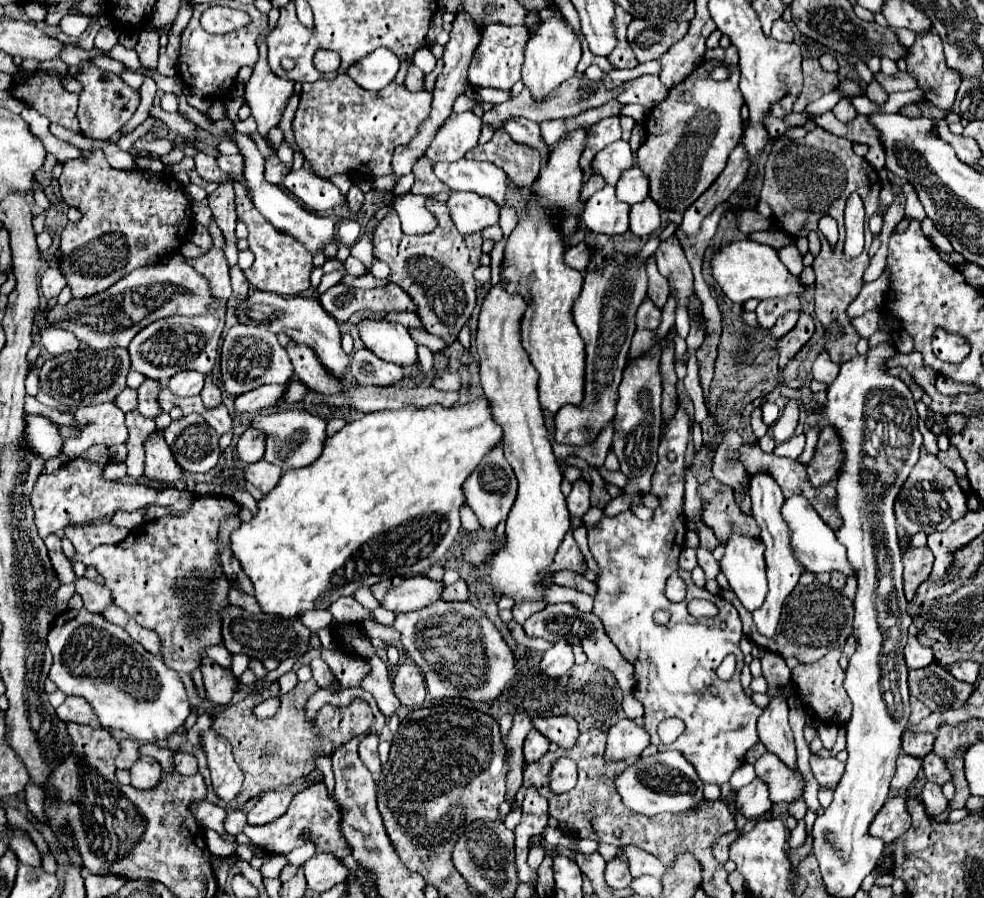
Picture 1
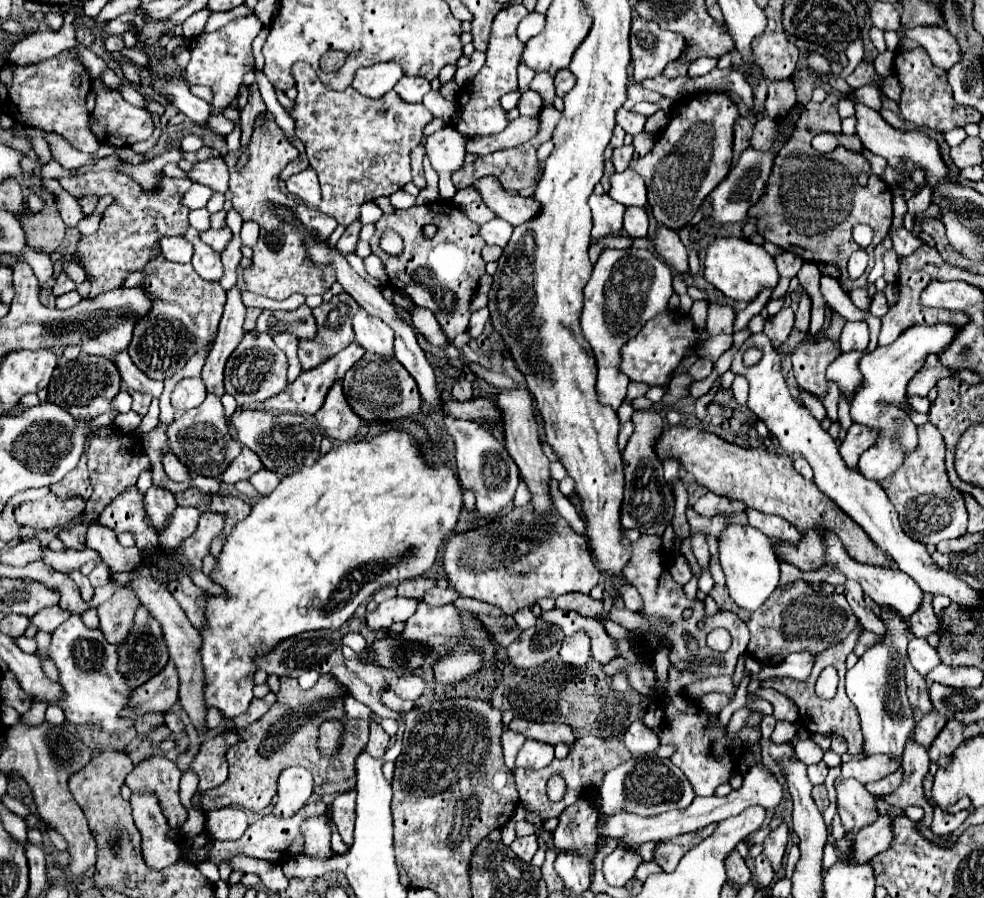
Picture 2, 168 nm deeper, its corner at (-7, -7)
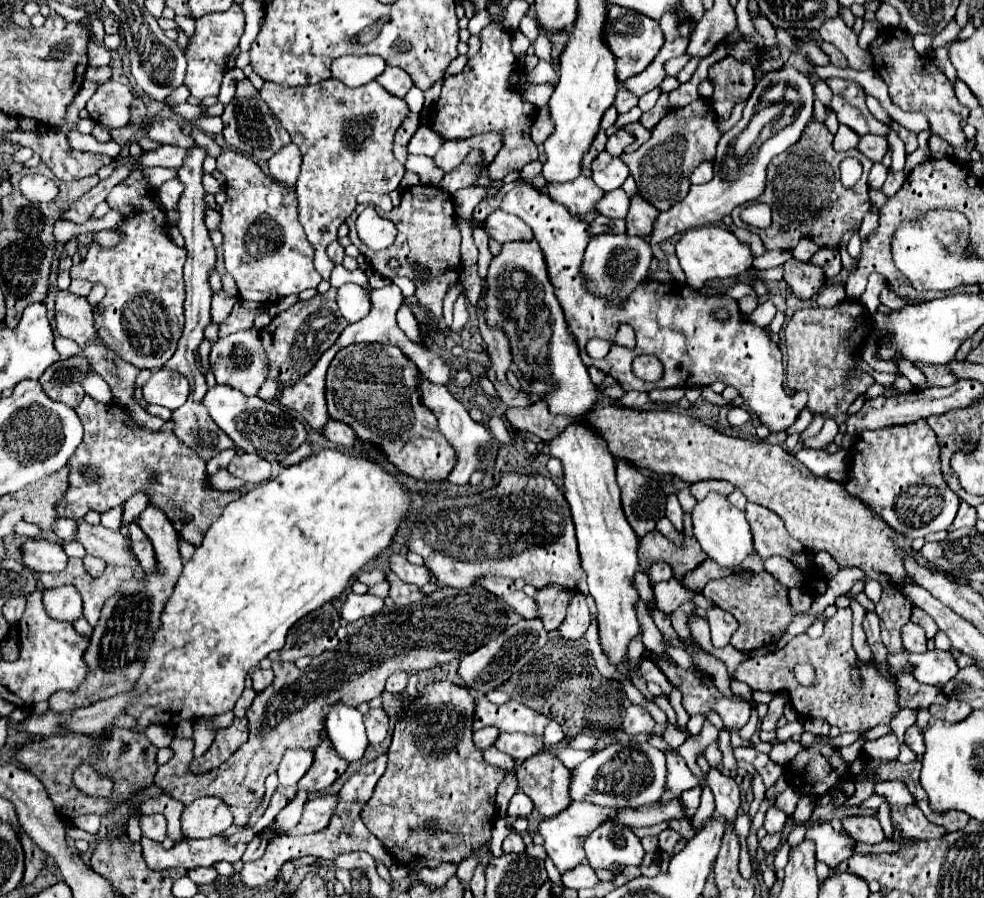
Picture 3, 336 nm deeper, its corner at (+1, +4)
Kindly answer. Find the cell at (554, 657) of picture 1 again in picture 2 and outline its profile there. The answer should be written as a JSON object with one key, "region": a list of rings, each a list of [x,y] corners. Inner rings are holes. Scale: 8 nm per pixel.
{"region":[[[576,632],[574,636],[564,638],[560,656],[572,666],[584,666],[590,660],[590,640],[586,632]]]}

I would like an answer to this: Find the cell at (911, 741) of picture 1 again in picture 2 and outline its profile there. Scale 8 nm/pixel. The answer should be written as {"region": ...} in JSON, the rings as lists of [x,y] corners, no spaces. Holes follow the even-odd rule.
{"region":[[[938,712],[924,714],[916,722],[916,732],[914,732],[916,742],[922,744],[924,748],[928,748],[932,744],[932,740],[938,736],[938,732],[944,728],[944,724],[946,724],[946,718],[942,718]]]}

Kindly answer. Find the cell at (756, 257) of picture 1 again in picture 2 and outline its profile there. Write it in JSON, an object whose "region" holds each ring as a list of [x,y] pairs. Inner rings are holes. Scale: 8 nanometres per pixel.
{"region":[[[718,238],[706,248],[704,258],[704,278],[712,286],[716,286],[720,292],[724,292],[728,298],[736,302],[750,302],[754,300],[762,290],[776,288],[778,284],[778,272],[774,258],[758,244],[752,244],[744,238]]]}

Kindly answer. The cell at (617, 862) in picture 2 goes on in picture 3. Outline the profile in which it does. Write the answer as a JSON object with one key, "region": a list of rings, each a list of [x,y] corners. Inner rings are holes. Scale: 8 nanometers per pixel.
{"region":[[[608,821],[608,825],[600,825],[588,843],[584,843],[586,857],[594,869],[608,869],[612,865],[640,865],[644,857],[644,849],[640,839],[632,829],[624,829],[624,825],[616,825]]]}

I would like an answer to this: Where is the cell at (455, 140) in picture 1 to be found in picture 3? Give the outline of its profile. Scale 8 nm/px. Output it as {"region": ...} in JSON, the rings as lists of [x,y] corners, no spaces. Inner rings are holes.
{"region":[[[422,125],[422,127],[414,133],[412,141],[408,143],[408,151],[414,153],[414,155],[434,157],[434,155],[440,151],[442,145],[444,145],[444,137],[440,137],[438,131],[430,129],[430,125]]]}

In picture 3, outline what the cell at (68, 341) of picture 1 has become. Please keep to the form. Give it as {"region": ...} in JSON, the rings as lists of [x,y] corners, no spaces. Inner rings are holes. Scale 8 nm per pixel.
{"region":[[[56,337],[54,347],[56,347],[56,351],[60,353],[62,359],[68,359],[68,357],[72,357],[72,355],[76,355],[80,351],[78,343],[74,339],[66,339],[66,337]]]}

